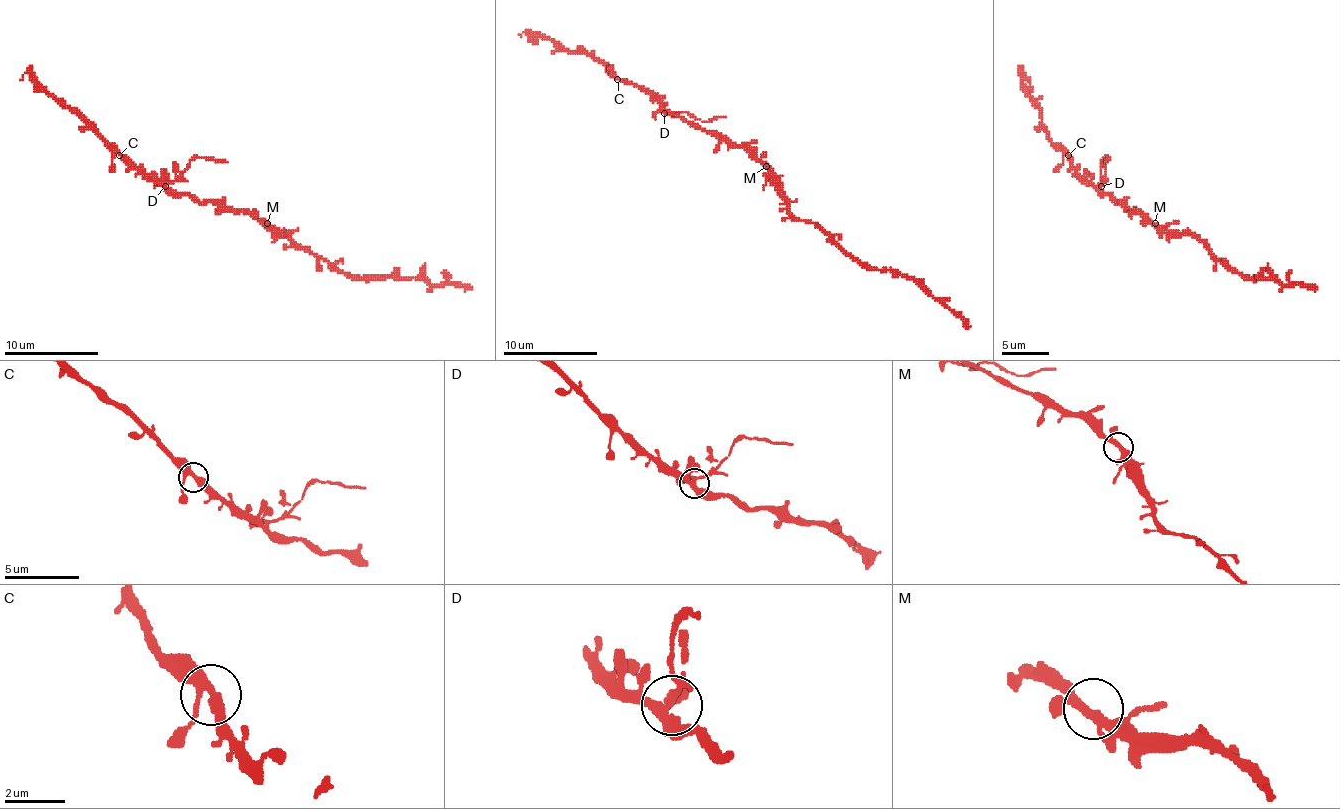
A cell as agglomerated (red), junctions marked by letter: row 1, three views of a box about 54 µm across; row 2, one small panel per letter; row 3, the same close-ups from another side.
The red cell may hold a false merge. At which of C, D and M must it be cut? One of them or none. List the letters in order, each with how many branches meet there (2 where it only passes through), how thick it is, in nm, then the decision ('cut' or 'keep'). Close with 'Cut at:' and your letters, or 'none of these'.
C: 3 | 320 nm | keep
D: 4 | 280 nm | cut
M: 4 | 280 nm | keep
Cut at: D

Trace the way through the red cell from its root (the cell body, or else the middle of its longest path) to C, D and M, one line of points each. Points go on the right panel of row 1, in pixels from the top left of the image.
C: (1141, 214), (1110, 195), (1101, 195), (1072, 167), (1068, 155)
D: (1141, 214), (1124, 202), (1105, 195), (1101, 186)
M: (1141, 214), (1155, 223)

